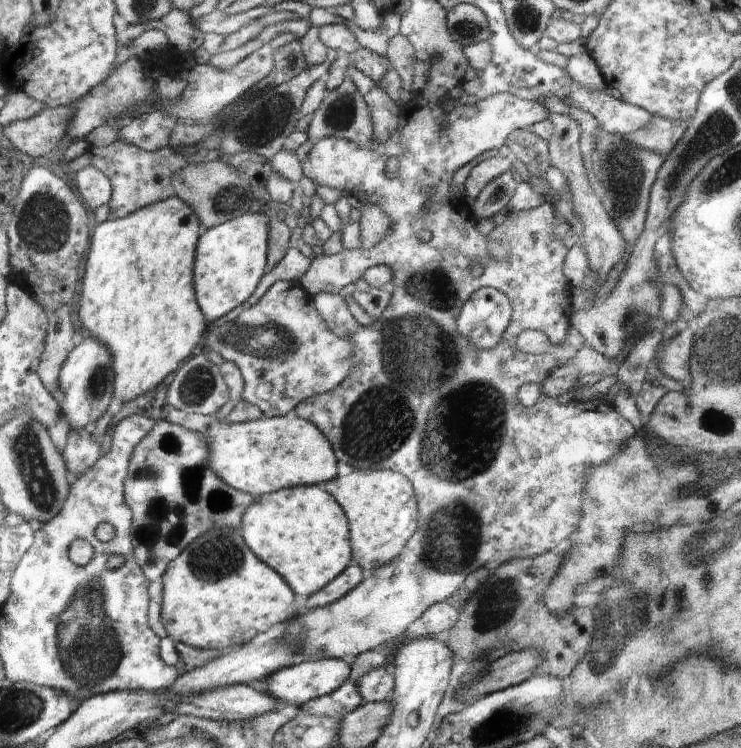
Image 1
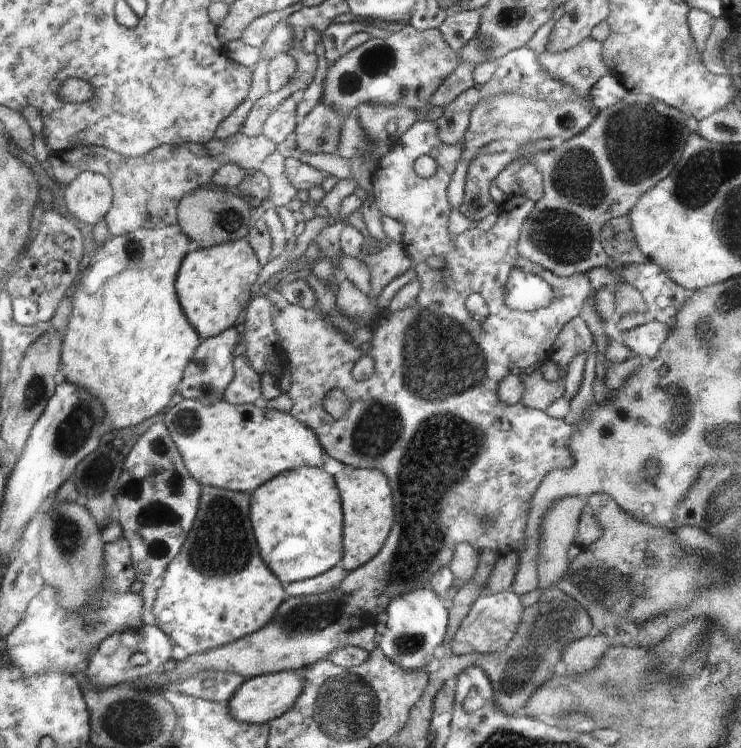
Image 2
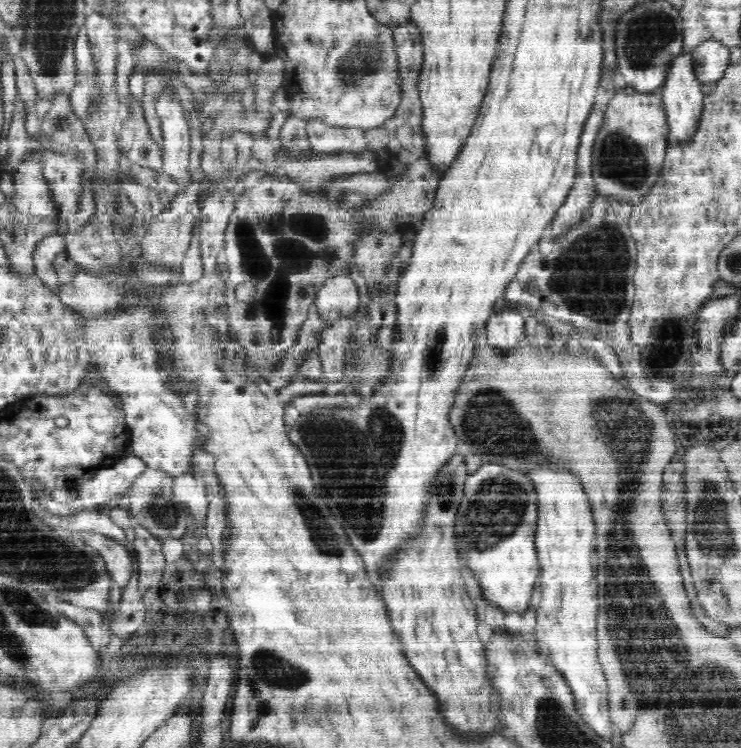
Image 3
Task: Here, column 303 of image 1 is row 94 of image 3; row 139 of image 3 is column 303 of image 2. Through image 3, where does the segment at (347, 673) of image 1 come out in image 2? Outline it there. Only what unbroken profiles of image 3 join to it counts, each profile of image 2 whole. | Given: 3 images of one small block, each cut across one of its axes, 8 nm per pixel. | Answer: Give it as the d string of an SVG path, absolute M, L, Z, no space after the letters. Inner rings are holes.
M306 670L282 671L245 679L226 706L231 715L246 724L264 724L278 718L295 706L296 699L303 694L306 686Z

